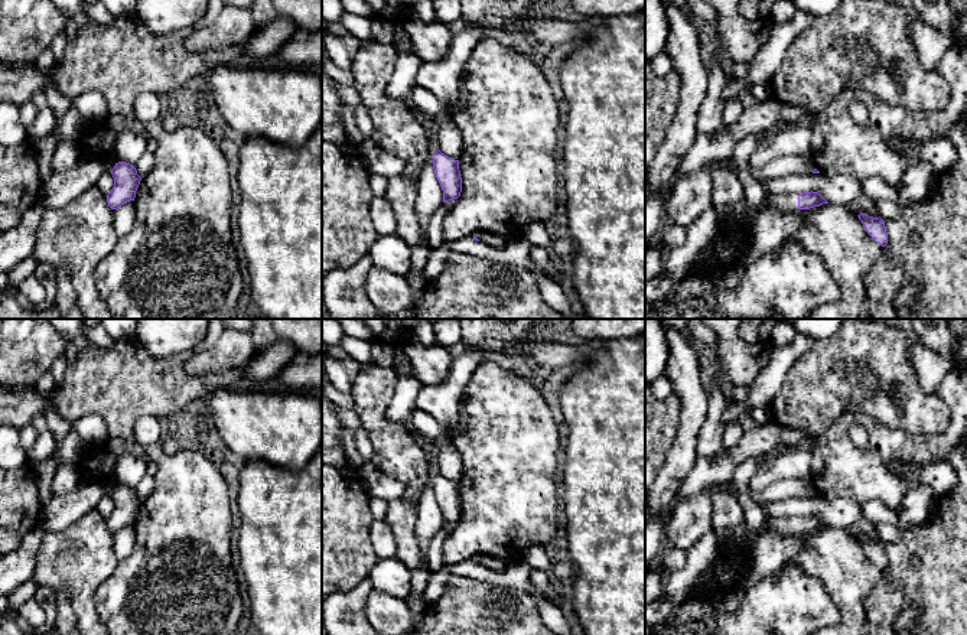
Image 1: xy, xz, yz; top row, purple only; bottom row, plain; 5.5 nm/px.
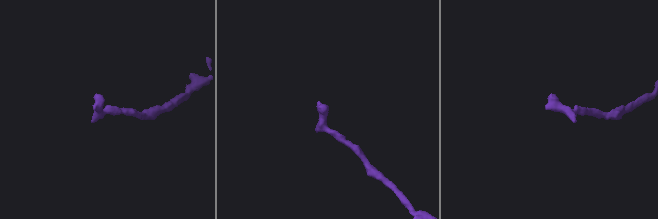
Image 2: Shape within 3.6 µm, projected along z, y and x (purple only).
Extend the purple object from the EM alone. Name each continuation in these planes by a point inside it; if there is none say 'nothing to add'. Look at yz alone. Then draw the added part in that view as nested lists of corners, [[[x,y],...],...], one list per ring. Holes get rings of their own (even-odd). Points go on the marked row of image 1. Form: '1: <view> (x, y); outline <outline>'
1: yz (741, 212); outline [[[765,193],[765,201],[761,208],[748,205],[745,201],[735,205],[716,206],[717,229],[725,228],[727,221],[751,228],[758,214],[765,208],[798,208],[798,195],[795,193]]]

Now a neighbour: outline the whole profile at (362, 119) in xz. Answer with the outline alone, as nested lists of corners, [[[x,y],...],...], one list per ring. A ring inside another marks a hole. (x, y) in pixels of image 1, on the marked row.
[[[361,102],[355,110],[355,120],[364,139],[369,139],[372,134],[372,121],[369,118],[367,107]]]

